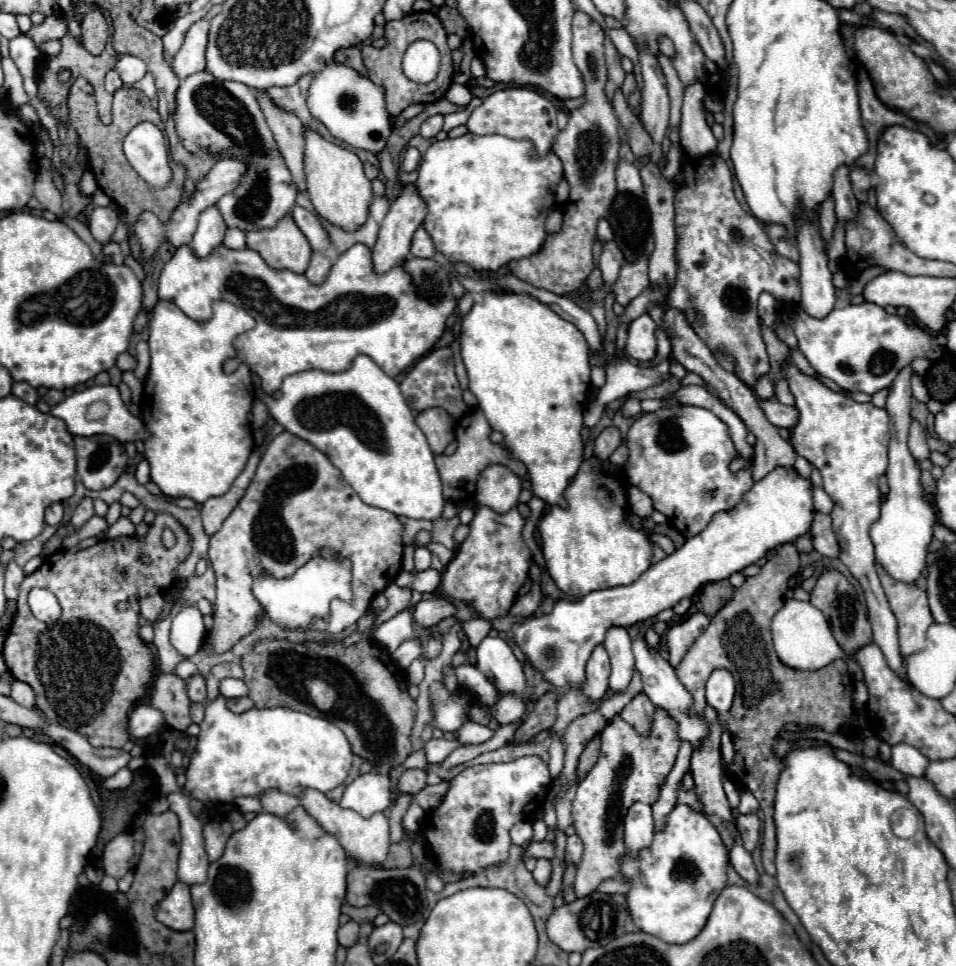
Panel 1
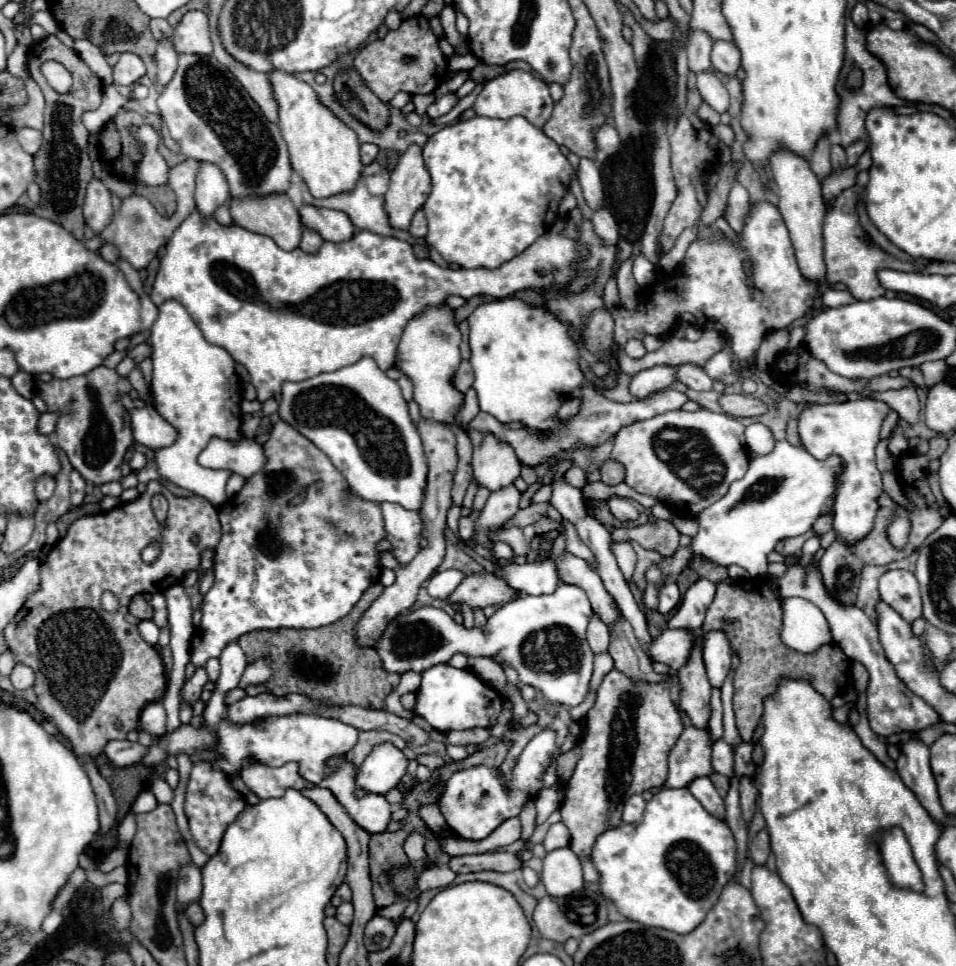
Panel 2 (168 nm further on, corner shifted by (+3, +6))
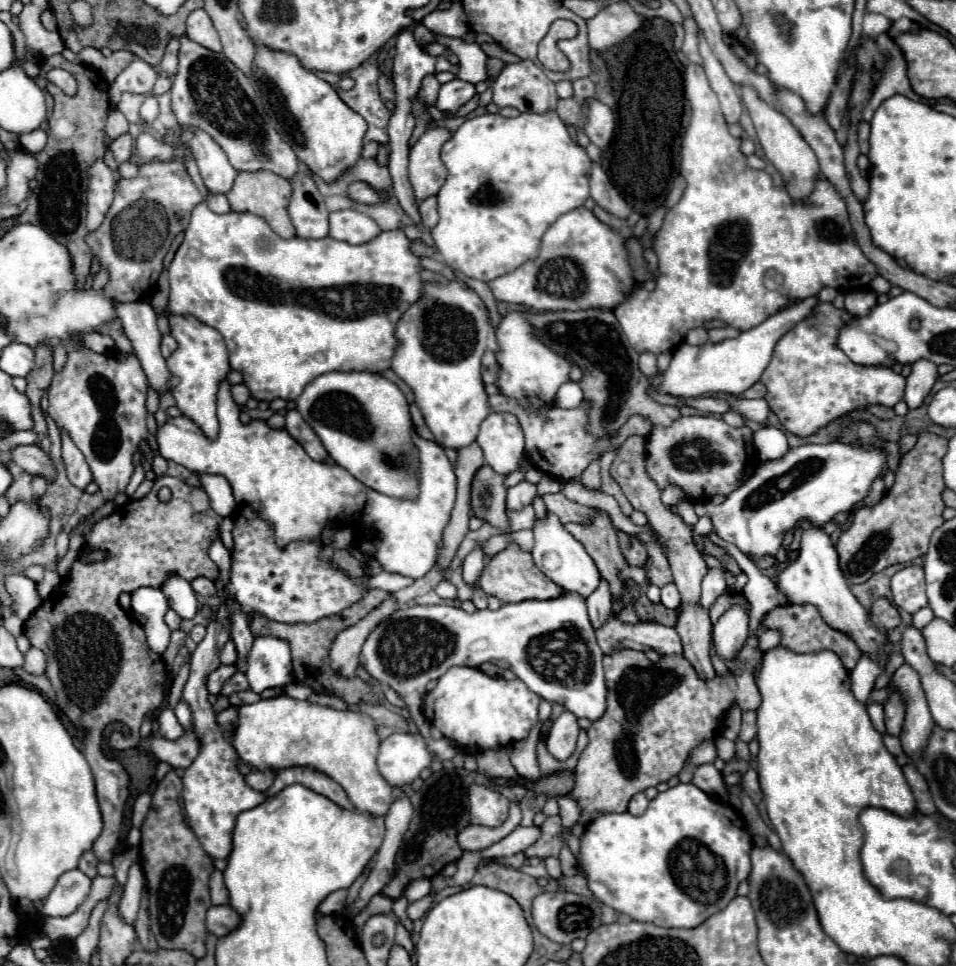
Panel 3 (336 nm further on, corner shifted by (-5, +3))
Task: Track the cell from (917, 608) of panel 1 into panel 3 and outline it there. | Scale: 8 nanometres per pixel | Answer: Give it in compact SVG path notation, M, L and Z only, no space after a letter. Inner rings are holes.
M905 566L891 578L893 604L909 614L927 606L925 578L921 566Z

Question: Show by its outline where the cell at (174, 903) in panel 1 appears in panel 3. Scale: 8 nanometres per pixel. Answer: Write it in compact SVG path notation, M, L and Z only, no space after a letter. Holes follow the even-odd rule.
M211 906L205 916L205 926L211 934L221 938L237 926L237 914L229 906Z

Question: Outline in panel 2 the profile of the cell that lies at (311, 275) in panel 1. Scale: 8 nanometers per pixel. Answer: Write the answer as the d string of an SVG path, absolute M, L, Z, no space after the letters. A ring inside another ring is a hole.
M303 227L303 235L301 235L301 243L299 243L299 247L301 247L303 251L315 253L321 243L323 243L323 239L321 239L321 235L319 235L317 231L313 231L313 229L309 229L309 227Z

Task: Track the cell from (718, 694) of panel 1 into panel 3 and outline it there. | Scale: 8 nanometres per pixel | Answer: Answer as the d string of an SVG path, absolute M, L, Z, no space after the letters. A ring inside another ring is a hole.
M729 608L713 626L713 644L721 660L733 660L747 640L749 616L743 608Z

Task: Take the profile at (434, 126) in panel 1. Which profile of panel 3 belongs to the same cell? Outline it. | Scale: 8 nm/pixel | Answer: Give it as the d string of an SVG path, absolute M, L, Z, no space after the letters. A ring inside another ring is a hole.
M459 78L447 82L441 86L437 96L437 108L441 112L457 112L465 102L469 102L475 96L475 86L469 82L463 82Z

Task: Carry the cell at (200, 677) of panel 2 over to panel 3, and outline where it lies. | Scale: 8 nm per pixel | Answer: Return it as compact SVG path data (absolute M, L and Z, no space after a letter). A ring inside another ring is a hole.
M219 666L215 672L211 672L209 674L209 678L207 678L207 690L209 690L209 694L219 694L219 690L221 690L221 686L235 674L237 670L233 668L233 666Z

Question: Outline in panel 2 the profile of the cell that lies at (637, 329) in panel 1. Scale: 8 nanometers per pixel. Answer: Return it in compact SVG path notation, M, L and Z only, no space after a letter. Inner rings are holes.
M631 339L629 343L625 343L623 349L625 349L625 353L627 353L629 357L633 357L633 359L641 359L641 357L647 353L645 347L643 347L643 343L637 341L637 339Z

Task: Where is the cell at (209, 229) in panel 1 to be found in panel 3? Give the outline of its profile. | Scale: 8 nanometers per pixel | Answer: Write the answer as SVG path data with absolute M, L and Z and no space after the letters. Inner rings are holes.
M195 132L191 148L209 194L227 194L233 188L237 172L229 160L225 160L225 152L221 152L205 132Z

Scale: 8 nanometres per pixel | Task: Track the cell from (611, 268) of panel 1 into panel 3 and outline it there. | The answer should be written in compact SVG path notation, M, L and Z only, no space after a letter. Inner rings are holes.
M595 164L591 172L591 198L599 208L617 218L627 218L631 214L629 204L617 194L617 190L611 186L607 174L599 164Z

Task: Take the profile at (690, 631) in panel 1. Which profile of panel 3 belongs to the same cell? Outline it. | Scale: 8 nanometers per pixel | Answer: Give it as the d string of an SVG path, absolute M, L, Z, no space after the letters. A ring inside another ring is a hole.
M709 568L707 576L703 578L703 594L701 594L701 606L703 608L711 608L715 604L715 600L727 592L727 584L723 578L723 572L717 568Z

